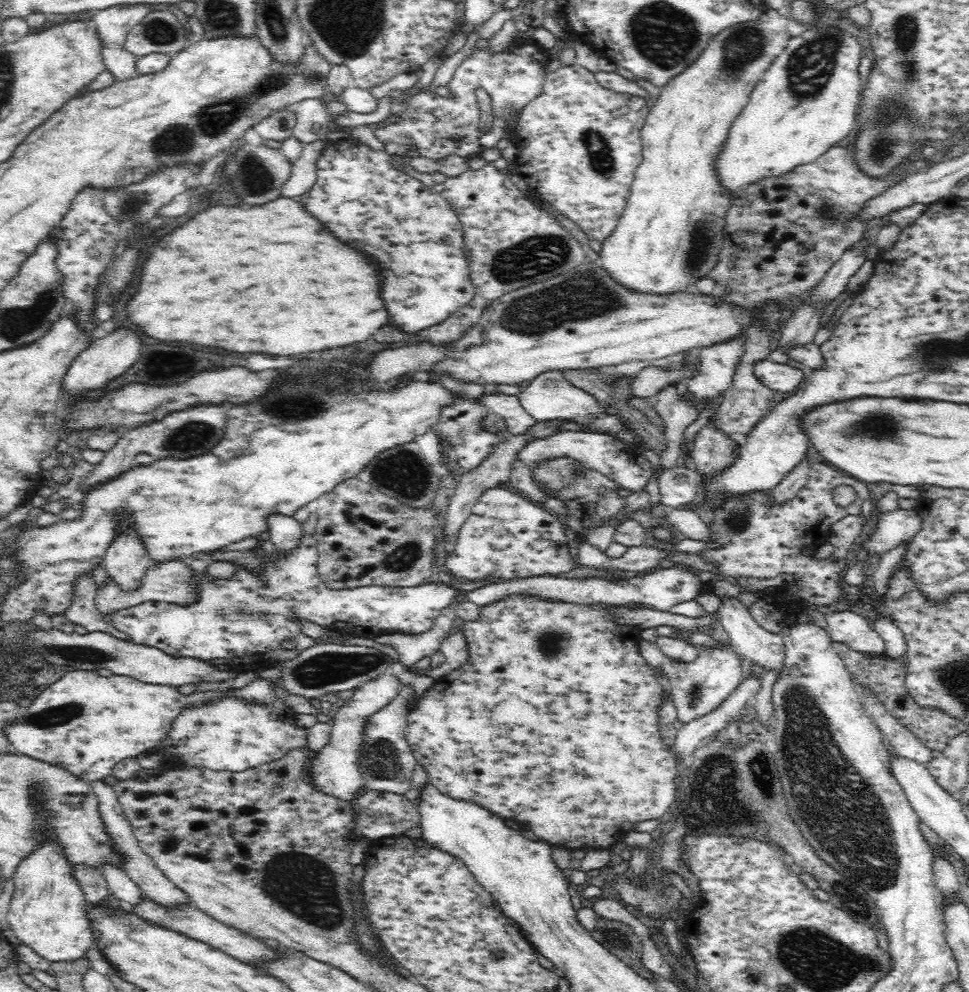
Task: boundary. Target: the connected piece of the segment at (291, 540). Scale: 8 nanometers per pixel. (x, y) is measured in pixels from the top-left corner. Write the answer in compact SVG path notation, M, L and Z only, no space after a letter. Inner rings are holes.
M268 514L266 516L266 534L270 538L270 544L276 549L289 549L294 547L302 534L302 526L293 516L286 514Z

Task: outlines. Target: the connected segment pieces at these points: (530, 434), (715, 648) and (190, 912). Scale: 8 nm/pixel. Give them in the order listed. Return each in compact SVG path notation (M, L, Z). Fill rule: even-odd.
M560 418L536 421L524 432L516 434L508 432L506 438L504 438L504 440L500 439L500 442L490 450L490 454L486 455L475 467L460 472L457 476L458 480L456 481L456 488L454 488L454 495L449 498L450 504L448 504L446 509L443 511L443 526L446 529L446 540L448 540L448 542L454 541L457 528L470 514L471 507L476 502L478 495L483 493L483 490L490 487L506 485L511 473L512 463L516 460L518 452L526 446L526 444L529 444L533 439L546 438L547 436L556 434L558 430L560 430L560 426L568 421L568 419Z
M640 638L638 644L640 654L647 662L664 674L670 684L670 696L678 712L680 722L697 717L713 709L742 678L741 662L738 654L728 644L710 644L710 646L696 646L696 658L673 659L658 653L655 643Z
M142 893L138 902L132 903L131 905L132 908L130 908L129 913L138 918L142 918L142 921L146 921L154 926L174 930L179 934L184 934L184 936L187 936L188 938L200 940L200 942L206 942L206 944L210 944L210 946L214 946L214 948L218 948L218 950L221 950L242 962L251 964L252 961L261 961L262 958L274 958L277 955L275 952L271 952L265 944L259 942L258 939L239 932L228 924L215 920L215 918L204 913L203 910L196 908L191 903L164 905L164 903L150 899L148 895Z

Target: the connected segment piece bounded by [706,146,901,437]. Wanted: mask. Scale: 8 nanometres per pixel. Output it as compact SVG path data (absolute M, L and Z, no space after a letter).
M830 146L824 154L820 154L813 161L802 163L796 166L793 166L791 169L784 171L783 173L778 173L777 175L766 175L755 179L750 184L747 184L742 192L742 198L748 200L750 206L736 206L736 196L734 196L734 202L729 206L729 210L726 213L725 221L727 234L731 236L730 242L722 246L722 250L719 253L719 260L717 266L714 267L710 272L710 278L713 278L721 288L726 287L728 289L728 298L734 304L738 306L738 309L742 309L744 312L748 312L748 315L752 315L752 320L746 324L746 341L743 348L743 354L741 356L741 361L736 366L736 372L734 372L734 378L732 378L732 383L730 388L726 389L723 392L723 399L717 404L717 407L708 412L706 425L712 425L716 430L721 430L722 433L726 433L728 436L739 437L744 436L749 430L750 427L761 420L761 418L768 414L770 400L774 400L776 391L768 389L766 386L758 383L758 379L752 374L752 363L756 359L768 359L767 355L773 351L773 336L769 332L769 324L763 322L763 312L767 312L767 307L778 307L778 311L787 312L791 307L794 307L799 300L800 295L807 293L815 284L818 284L818 281L823 277L825 270L843 253L849 249L852 249L853 246L859 242L865 241L865 234L868 232L868 222L869 220L851 220L851 214L854 211L857 211L861 204L870 197L873 197L876 193L879 193L881 190L884 190L890 183L897 181L901 176L898 176L895 180L887 180L884 178L870 178L865 174L862 174L854 164L853 158L851 157L849 150L844 150L844 148L838 148L838 146Z

